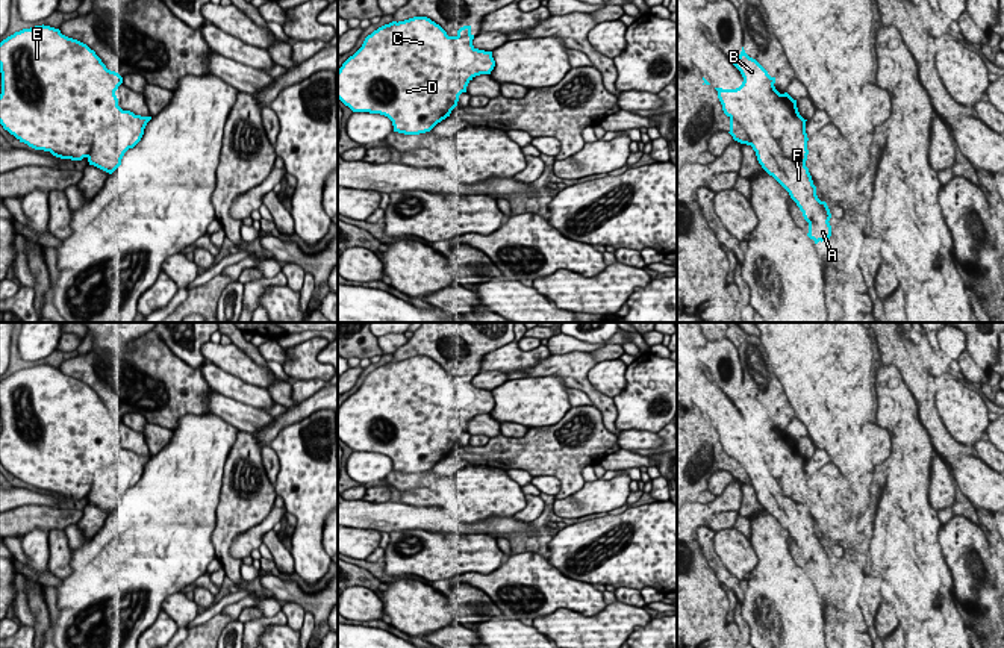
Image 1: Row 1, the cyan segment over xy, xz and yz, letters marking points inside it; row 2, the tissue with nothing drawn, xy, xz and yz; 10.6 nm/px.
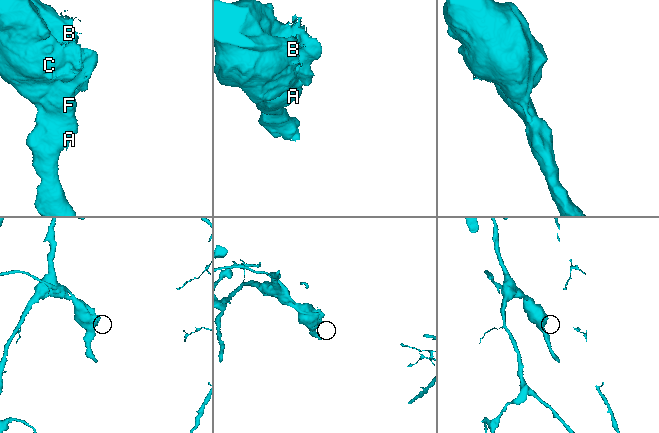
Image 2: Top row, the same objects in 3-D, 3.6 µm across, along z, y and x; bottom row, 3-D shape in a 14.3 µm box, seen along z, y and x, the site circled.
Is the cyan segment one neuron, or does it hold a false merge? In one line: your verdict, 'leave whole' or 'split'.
split

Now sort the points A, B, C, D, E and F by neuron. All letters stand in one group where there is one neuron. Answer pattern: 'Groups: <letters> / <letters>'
Groups: A C D E F / B

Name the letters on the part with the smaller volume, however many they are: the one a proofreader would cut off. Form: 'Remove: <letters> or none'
Remove: B

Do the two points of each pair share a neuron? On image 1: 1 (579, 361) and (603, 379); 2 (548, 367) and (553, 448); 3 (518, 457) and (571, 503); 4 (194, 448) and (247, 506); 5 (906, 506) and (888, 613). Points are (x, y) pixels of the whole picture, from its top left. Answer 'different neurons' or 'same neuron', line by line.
1: different neurons
2: different neurons
3: different neurons
4: different neurons
5: different neurons

